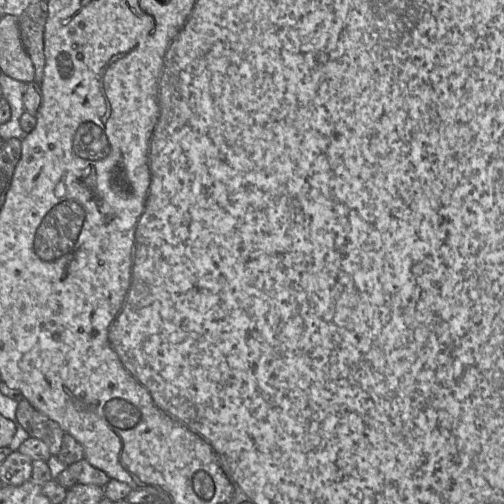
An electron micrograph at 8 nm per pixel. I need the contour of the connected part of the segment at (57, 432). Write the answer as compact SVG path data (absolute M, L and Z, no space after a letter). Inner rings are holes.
M27 399L18 403L16 417L30 437L43 441L50 454L58 456L65 432L57 422L35 409Z

